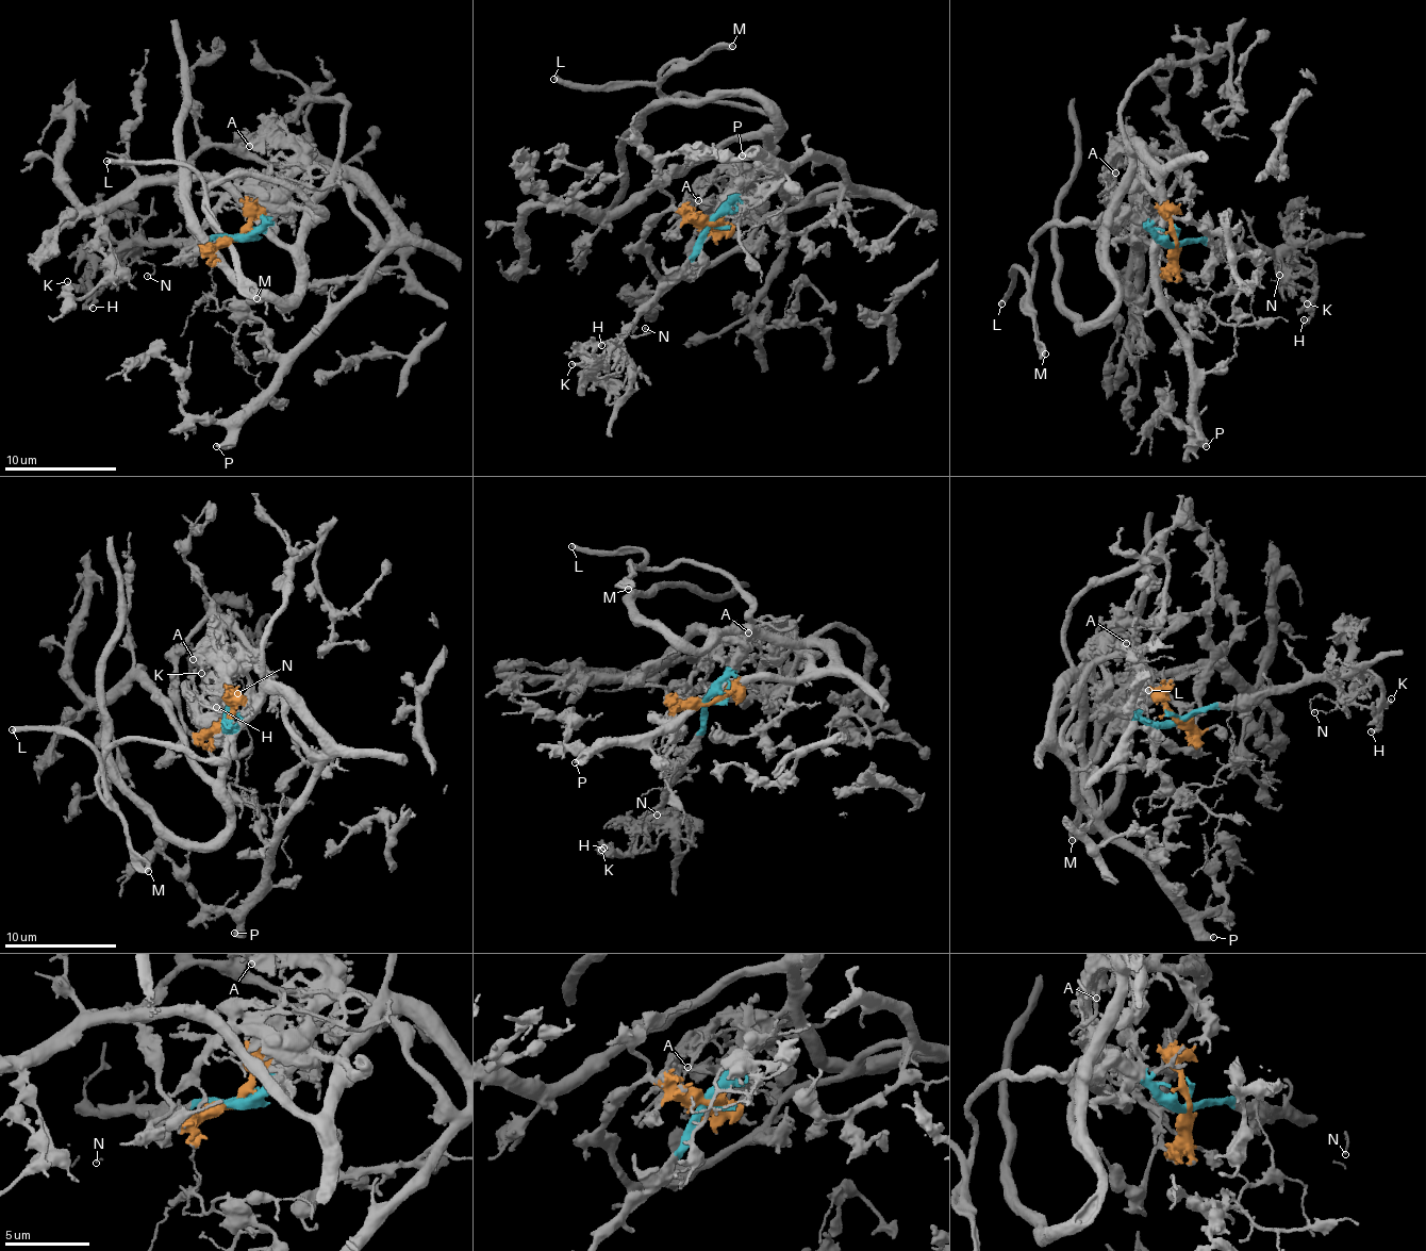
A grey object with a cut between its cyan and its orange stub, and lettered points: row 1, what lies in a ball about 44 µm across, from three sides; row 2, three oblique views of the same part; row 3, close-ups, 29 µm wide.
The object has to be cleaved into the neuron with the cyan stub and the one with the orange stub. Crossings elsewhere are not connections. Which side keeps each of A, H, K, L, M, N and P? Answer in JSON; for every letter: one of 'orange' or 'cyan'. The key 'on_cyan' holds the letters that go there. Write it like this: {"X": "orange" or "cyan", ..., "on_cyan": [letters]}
{"A": "cyan", "H": "cyan", "K": "cyan", "L": "cyan", "M": "cyan", "N": "cyan", "P": "orange", "on_cyan": ["A", "H", "K", "L", "M", "N"]}

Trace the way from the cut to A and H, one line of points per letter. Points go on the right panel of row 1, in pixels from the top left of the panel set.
A: (1176, 242), (1156, 239), (1120, 203), (1109, 184), (1109, 169), (1113, 164), (1115, 173)
H: (1176, 242), (1200, 242), (1224, 252), (1238, 249), (1277, 257), (1293, 282), (1311, 297), (1309, 315), (1305, 321)

